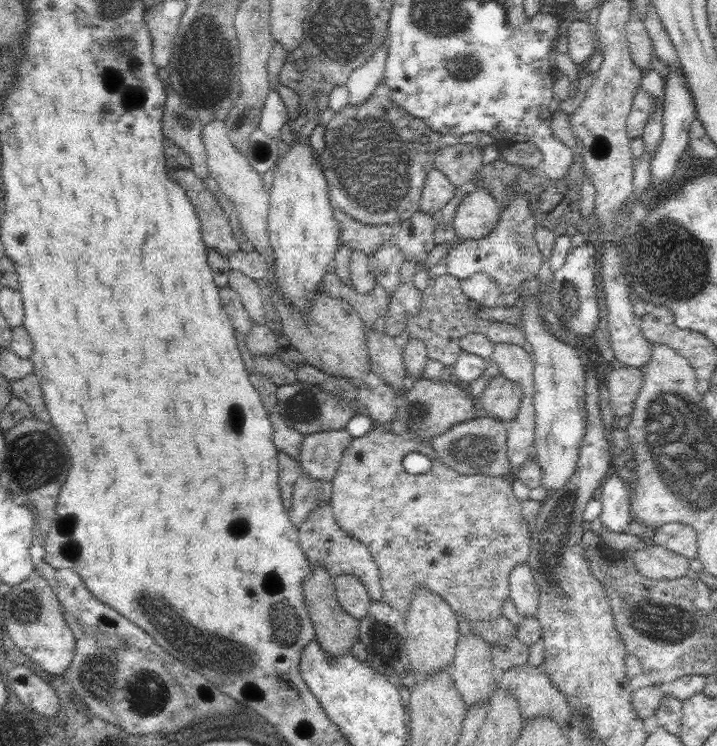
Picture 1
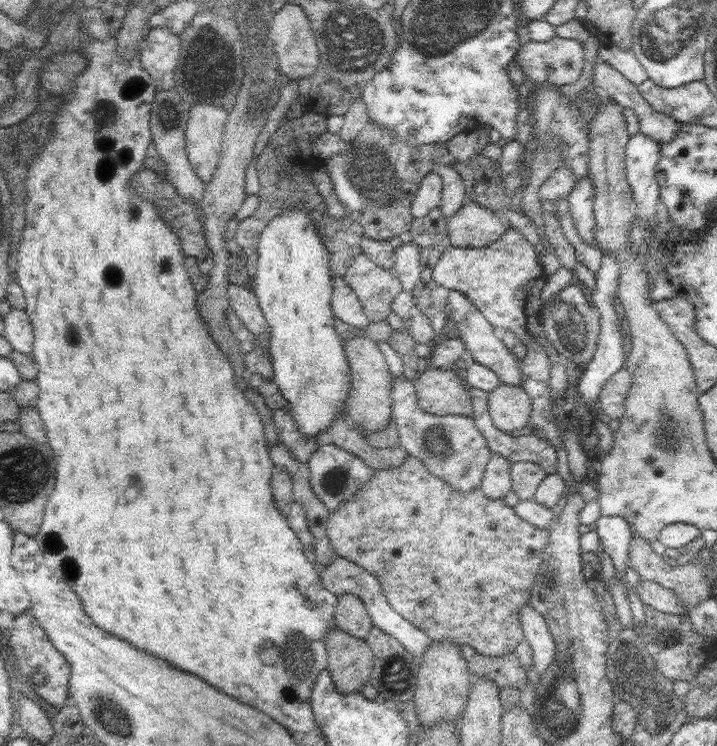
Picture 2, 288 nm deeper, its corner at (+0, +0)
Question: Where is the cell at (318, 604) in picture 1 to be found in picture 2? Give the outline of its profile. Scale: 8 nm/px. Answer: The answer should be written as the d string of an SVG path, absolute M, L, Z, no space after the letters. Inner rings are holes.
M341 628L329 630L325 636L329 676L341 694L363 692L363 686L371 680L373 652L365 640L343 632Z

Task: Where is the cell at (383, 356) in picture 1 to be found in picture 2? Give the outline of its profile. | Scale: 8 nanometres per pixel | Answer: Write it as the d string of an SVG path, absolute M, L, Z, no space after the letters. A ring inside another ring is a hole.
M403 374L393 378L391 384L391 400L393 400L393 422L399 432L399 446L407 450L407 454L415 456L429 474L447 482L455 492L471 492L481 488L481 478L485 466L489 462L491 450L483 438L483 434L475 428L473 418L469 416L433 416L423 412L417 404L415 384L409 382Z

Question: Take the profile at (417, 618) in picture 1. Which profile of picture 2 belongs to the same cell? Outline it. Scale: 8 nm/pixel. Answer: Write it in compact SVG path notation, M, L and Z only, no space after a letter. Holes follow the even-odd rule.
M433 640L433 644L425 650L425 654L423 654L423 658L421 658L421 664L419 664L419 670L417 670L417 678L415 678L415 694L413 694L413 700L411 700L411 708L417 712L417 720L419 720L419 730L423 730L423 728L431 728L431 726L435 726L435 724L439 724L439 722L447 722L447 724L455 724L457 728L459 728L459 724L457 724L457 720L459 718L463 718L463 712L465 712L465 706L467 706L467 698L469 698L469 692L471 692L471 676L469 676L469 670L467 670L467 662L461 658L461 648L457 646L457 644L453 644L451 640Z

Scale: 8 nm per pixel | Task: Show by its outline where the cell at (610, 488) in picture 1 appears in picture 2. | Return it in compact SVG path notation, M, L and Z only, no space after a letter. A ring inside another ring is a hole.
M601 516L595 522L595 532L603 544L605 554L609 554L609 558L613 562L615 576L621 580L621 584L629 596L631 588L627 586L623 576L625 576L625 568L631 566L631 562L629 562L629 546L633 540L631 526L621 516Z

